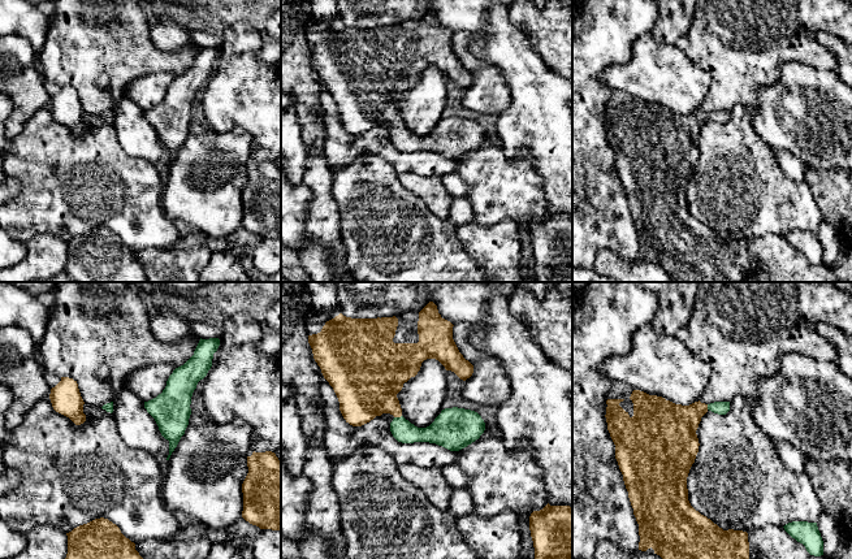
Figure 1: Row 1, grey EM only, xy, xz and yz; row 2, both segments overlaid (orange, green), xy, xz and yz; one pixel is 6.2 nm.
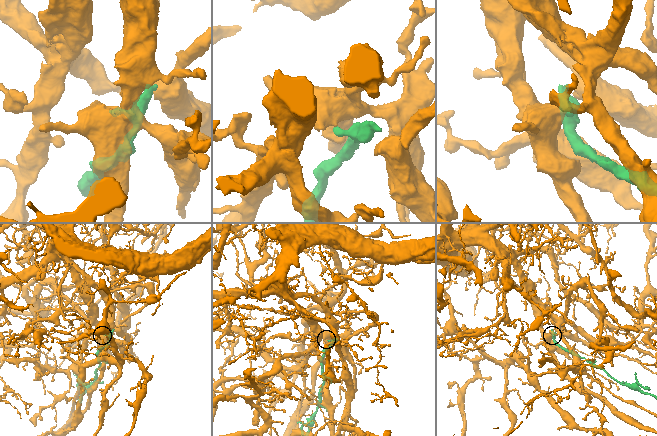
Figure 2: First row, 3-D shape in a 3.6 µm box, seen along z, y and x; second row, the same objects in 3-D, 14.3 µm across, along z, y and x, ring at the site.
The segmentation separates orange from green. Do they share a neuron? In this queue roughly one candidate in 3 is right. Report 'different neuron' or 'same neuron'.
same neuron

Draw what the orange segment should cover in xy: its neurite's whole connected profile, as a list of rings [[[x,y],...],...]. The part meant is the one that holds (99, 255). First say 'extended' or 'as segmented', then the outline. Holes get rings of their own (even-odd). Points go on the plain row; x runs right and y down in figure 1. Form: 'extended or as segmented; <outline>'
as segmented; [[[95,228],[66,244],[64,273],[74,282],[147,282],[135,252],[108,228]]]

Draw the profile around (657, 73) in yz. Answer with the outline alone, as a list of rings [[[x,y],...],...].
[[[650,31],[635,40],[630,62],[602,70],[601,81],[682,114],[699,110],[709,90],[709,77],[675,44],[658,43]]]

